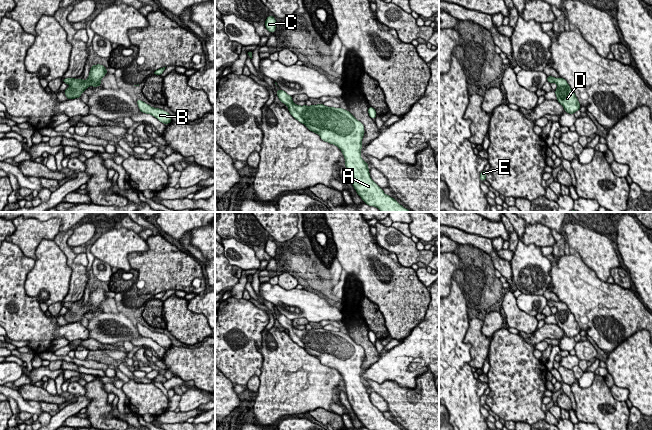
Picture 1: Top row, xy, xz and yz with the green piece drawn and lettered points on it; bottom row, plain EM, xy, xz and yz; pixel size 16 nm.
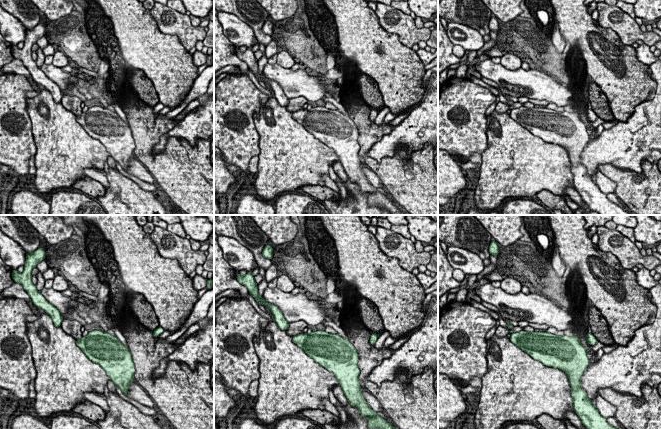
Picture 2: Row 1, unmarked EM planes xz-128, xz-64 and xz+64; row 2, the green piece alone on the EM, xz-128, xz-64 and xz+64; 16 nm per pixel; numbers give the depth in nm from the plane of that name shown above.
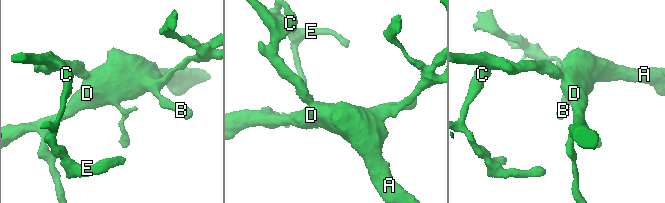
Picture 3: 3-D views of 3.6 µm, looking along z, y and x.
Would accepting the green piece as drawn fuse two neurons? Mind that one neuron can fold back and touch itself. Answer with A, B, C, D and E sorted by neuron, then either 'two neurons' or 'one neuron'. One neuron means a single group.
groups A B C D E; one neuron

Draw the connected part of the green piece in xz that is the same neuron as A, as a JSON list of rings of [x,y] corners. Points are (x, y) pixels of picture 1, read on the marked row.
[[[280,88],[276,94],[289,107],[292,117],[318,134],[323,141],[336,145],[341,150],[349,179],[363,202],[377,207],[381,212],[411,212],[393,197],[386,195],[371,179],[369,165],[361,158],[360,152],[364,125],[348,110],[323,104],[300,106],[294,104],[292,96]]]

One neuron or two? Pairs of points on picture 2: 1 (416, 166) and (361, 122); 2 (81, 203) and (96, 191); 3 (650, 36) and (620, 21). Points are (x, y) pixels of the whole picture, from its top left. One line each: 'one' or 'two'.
1: one
2: two
3: one

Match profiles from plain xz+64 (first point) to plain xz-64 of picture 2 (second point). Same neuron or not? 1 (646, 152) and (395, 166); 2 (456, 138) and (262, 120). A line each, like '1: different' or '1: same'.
1: different
2: different

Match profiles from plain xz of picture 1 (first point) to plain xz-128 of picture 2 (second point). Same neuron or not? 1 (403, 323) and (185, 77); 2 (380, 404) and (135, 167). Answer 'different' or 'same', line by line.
1: same
2: same

